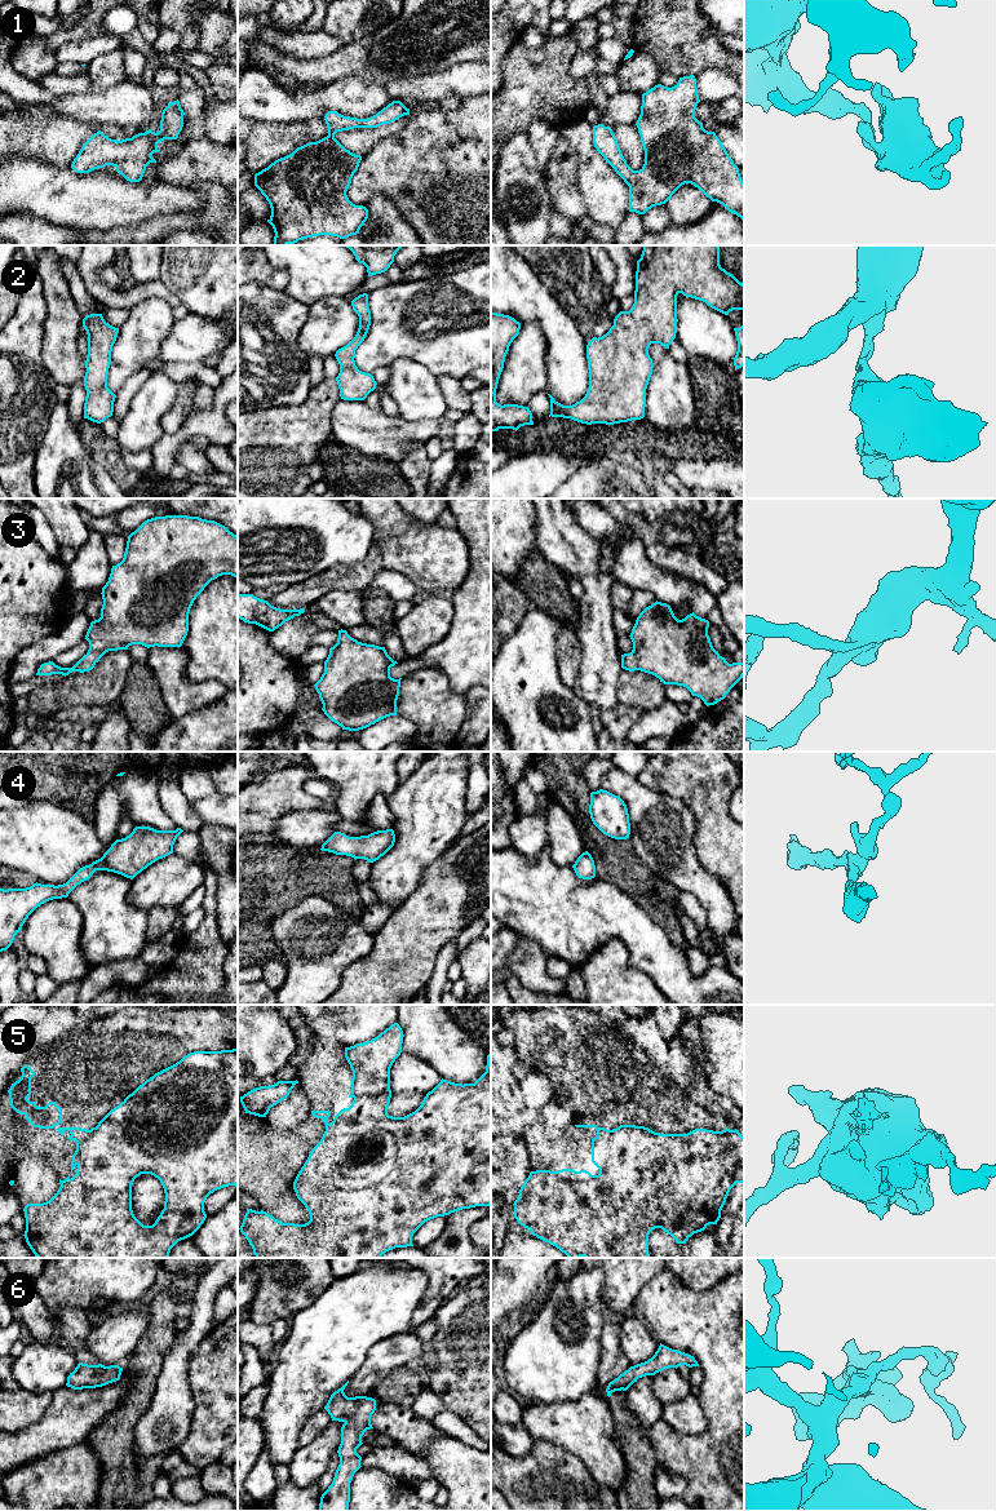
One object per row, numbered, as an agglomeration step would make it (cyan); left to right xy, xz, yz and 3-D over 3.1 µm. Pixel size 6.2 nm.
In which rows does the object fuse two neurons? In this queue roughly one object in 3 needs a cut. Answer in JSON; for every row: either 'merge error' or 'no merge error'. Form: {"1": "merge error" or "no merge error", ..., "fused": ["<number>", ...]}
{"1": "no merge error", "2": "no merge error", "3": "no merge error", "4": "no merge error", "5": "merge error", "6": "no merge error", "fused": ["5"]}

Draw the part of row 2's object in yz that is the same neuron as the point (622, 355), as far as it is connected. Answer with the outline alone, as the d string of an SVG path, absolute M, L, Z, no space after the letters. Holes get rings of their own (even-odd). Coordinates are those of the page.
M643 245L637 261L633 307L620 311L610 331L602 337L593 337L586 345L589 387L585 396L572 406L563 406L548 394L549 417L571 418L586 425L643 418L646 389L654 368L648 347L660 344L669 349L676 338L680 293L703 301L725 315L732 310L744 311L744 284L721 267L718 245Z

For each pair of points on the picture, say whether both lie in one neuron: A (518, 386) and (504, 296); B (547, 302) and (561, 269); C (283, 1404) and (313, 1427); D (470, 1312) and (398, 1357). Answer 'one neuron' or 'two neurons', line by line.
A: two neurons
B: two neurons
C: two neurons
D: one neuron

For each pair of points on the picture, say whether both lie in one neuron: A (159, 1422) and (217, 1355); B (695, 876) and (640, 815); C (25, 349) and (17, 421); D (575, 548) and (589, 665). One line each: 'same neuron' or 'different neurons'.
A: different neurons
B: same neuron
C: same neuron
D: same neuron

